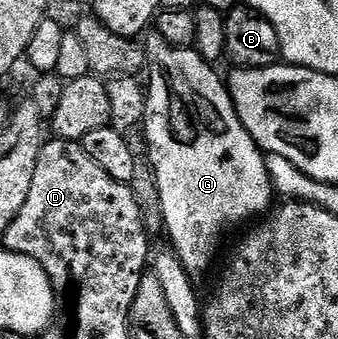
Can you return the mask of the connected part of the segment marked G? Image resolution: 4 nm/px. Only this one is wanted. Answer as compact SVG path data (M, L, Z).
M149 33L147 38L146 58L150 70L152 66L152 87L149 85L146 90L148 103L142 129L148 141L148 158L158 176L166 238L172 241L171 249L180 257L189 274L199 276L211 264L220 246L220 237L231 226L247 218L257 219L269 211L274 193L272 171L264 151L257 146L250 132L246 132L225 79L216 75L217 67L194 48L172 46L159 33Z

